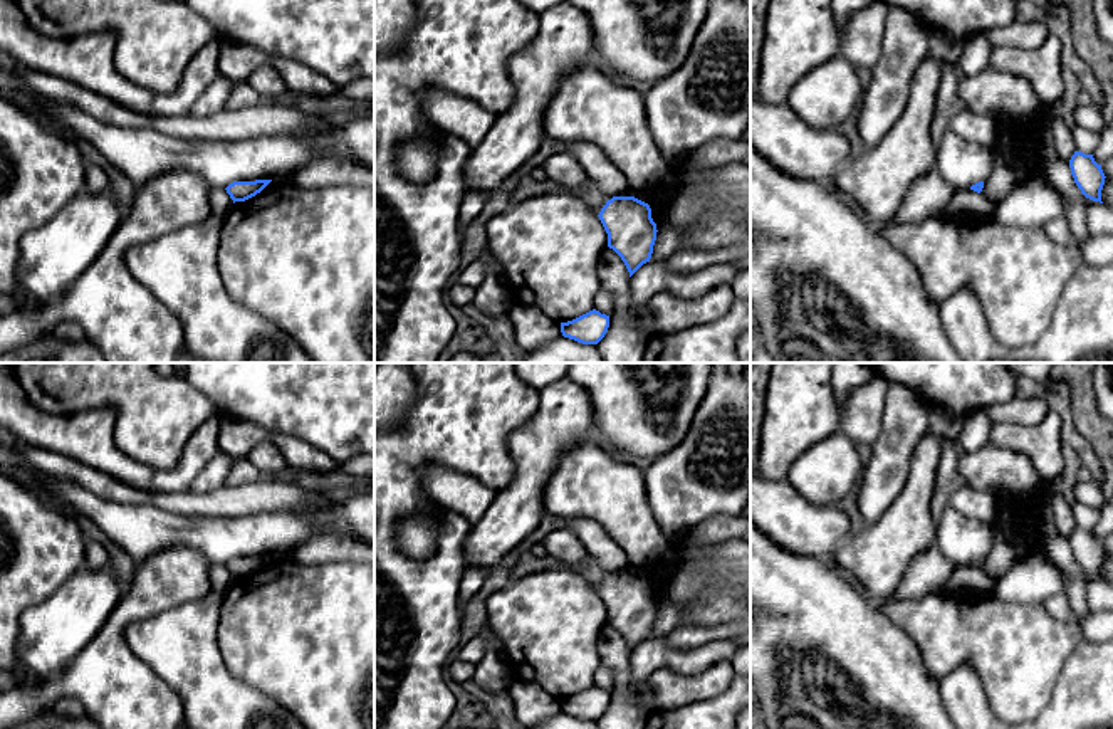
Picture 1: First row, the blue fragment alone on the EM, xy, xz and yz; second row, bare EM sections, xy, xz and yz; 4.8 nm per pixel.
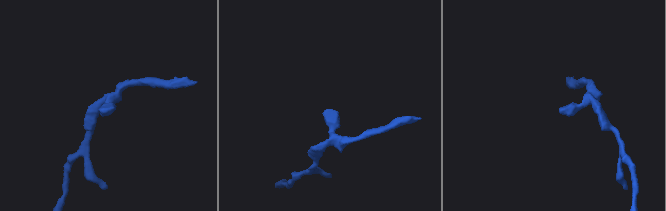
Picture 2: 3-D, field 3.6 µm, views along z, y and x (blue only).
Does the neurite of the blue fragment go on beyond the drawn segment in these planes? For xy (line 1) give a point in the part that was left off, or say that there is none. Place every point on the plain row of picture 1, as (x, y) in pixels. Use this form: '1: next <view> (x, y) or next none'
1: next none

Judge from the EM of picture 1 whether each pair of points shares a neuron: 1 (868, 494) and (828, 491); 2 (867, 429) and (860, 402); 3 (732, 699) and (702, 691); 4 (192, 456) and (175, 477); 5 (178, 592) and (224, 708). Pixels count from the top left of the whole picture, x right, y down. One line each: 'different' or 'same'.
1: different
2: same
3: different
4: same
5: different

